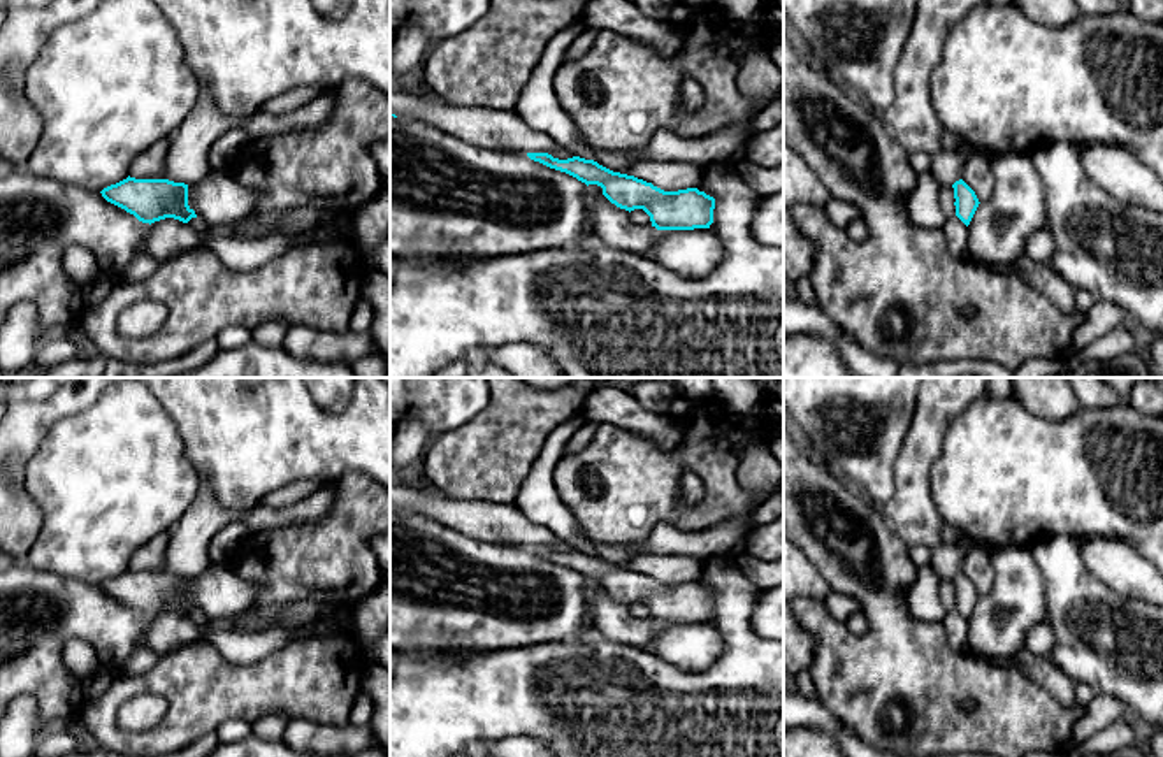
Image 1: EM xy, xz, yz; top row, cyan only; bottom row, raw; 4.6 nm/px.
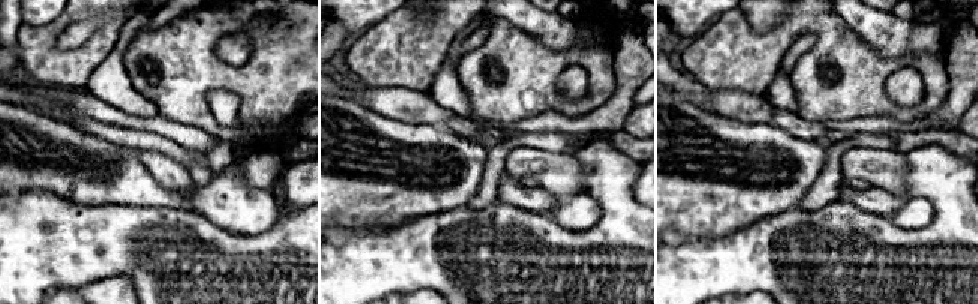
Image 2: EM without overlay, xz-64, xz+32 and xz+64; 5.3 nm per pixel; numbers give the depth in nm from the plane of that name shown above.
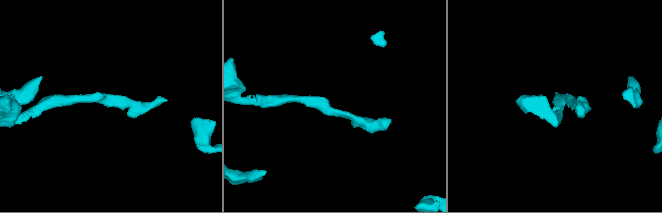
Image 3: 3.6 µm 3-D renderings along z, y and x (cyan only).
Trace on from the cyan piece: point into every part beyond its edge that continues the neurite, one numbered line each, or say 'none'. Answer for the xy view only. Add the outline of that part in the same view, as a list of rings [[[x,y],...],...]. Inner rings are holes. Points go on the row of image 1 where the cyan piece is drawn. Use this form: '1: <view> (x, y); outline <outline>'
1: xy (150, 164); outline [[[160,139],[146,148],[130,165],[130,177],[163,179],[169,139]]]

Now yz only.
1: yz (975, 173); outline [[[970,155],[964,160],[961,179],[975,191],[979,202],[989,200],[994,186],[989,158]]]

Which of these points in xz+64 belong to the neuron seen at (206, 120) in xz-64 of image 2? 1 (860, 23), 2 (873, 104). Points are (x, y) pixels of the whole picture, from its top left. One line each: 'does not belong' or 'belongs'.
1: does not belong
2: belongs

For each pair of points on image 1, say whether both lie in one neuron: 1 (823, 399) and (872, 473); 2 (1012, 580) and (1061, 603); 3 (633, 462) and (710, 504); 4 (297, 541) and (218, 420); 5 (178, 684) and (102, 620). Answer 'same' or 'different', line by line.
1: same
2: different
3: same
4: different
5: different

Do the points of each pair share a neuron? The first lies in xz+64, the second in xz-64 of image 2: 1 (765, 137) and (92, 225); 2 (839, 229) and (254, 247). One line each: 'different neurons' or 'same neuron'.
1: different neurons
2: same neuron

